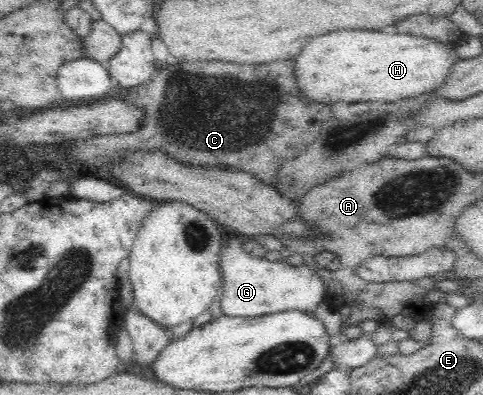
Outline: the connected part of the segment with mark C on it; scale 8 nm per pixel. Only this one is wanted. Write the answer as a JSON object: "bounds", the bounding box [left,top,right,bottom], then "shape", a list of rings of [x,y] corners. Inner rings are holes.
{"bounds":[67,60,333,185],"shape":[[[281,60],[281,62],[271,62],[271,64],[223,64],[223,62],[185,62],[180,61],[177,64],[170,65],[166,62],[156,61],[155,72],[151,76],[150,80],[144,84],[138,85],[137,87],[132,87],[125,96],[125,101],[135,104],[137,108],[141,108],[145,112],[145,120],[141,124],[141,128],[135,132],[135,134],[111,134],[111,136],[91,136],[87,140],[77,140],[71,150],[67,150],[67,158],[69,160],[75,160],[79,164],[85,164],[85,166],[101,166],[107,162],[107,156],[111,154],[127,154],[129,150],[133,148],[147,148],[147,150],[163,150],[167,152],[167,156],[175,158],[177,162],[185,162],[185,164],[190,164],[191,166],[228,166],[229,168],[234,168],[235,170],[242,170],[243,172],[250,172],[256,176],[263,184],[273,185],[275,184],[275,179],[273,176],[277,174],[277,170],[281,168],[281,162],[287,160],[287,158],[295,158],[299,156],[303,150],[307,149],[310,145],[314,144],[317,136],[319,136],[319,130],[321,130],[321,125],[323,125],[327,120],[332,118],[333,112],[331,106],[327,104],[315,104],[315,102],[303,102],[301,92],[299,92],[299,86],[297,86],[297,80],[295,80],[295,74],[293,74],[295,66],[293,66],[293,60]]]}

